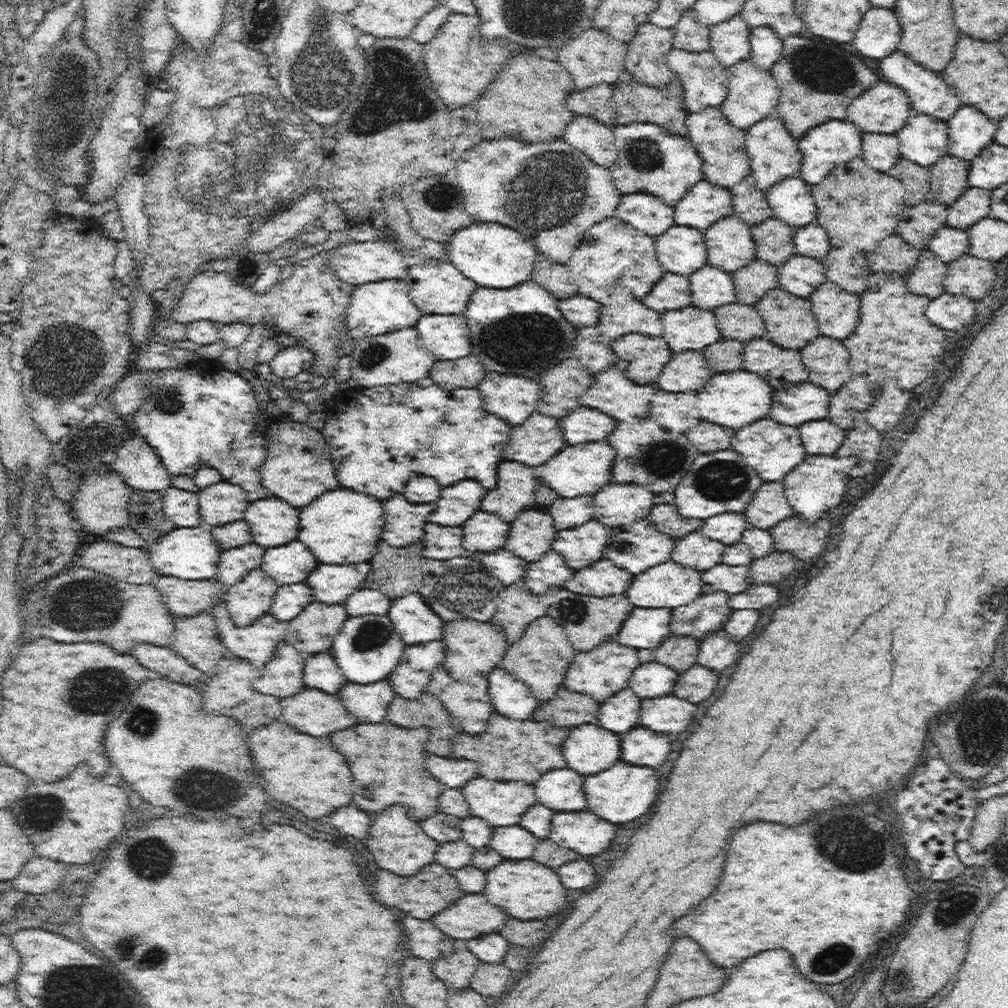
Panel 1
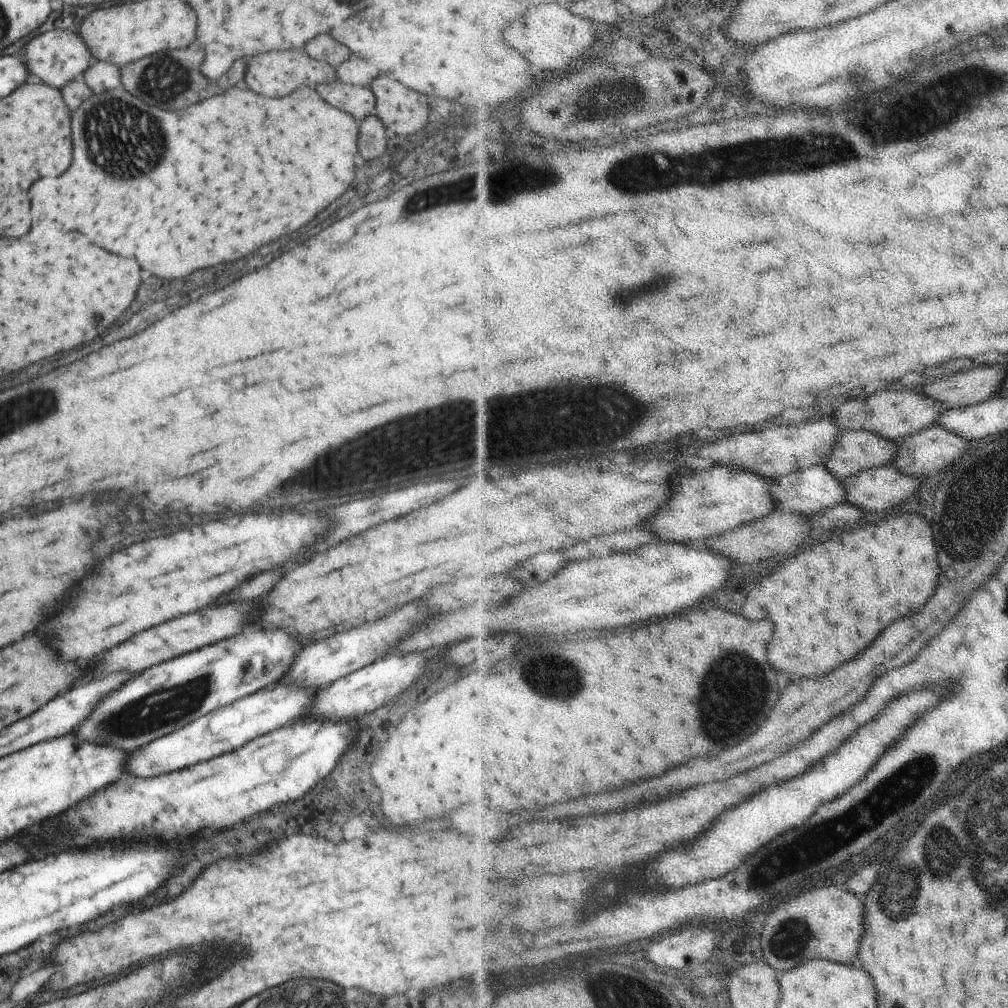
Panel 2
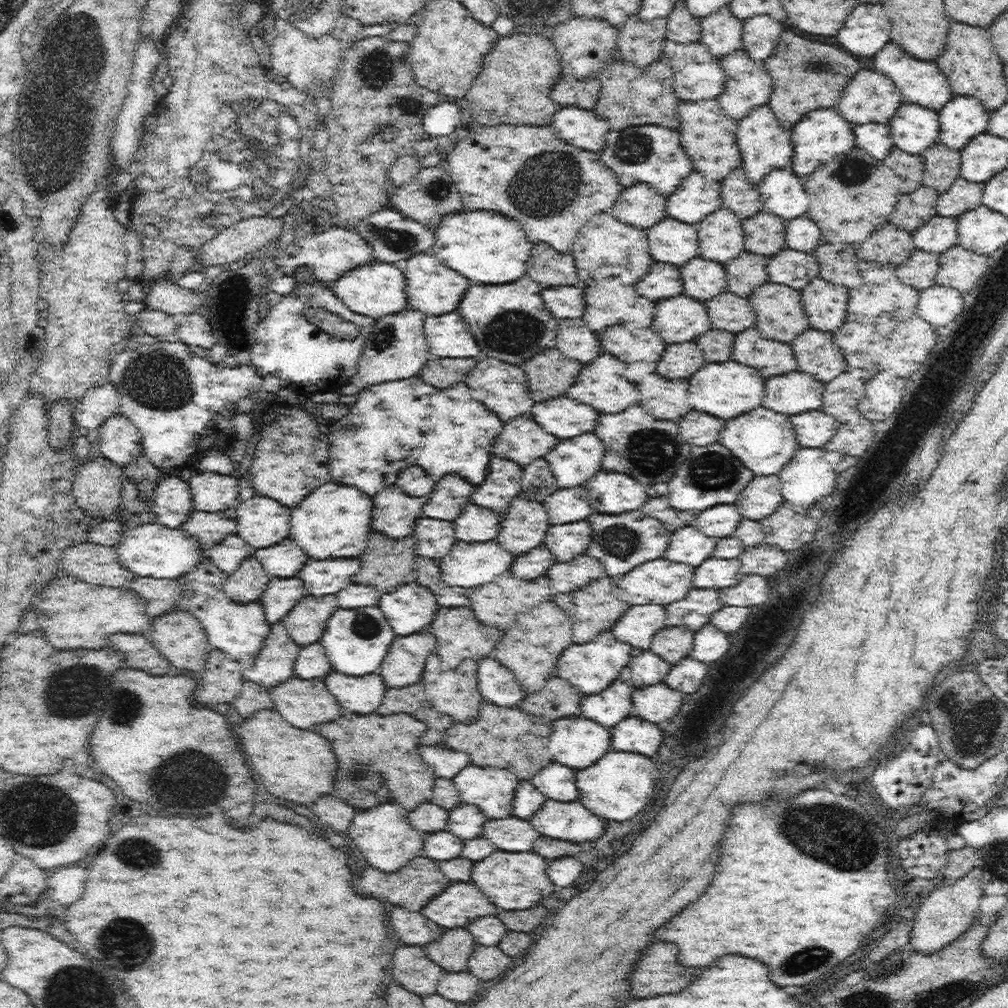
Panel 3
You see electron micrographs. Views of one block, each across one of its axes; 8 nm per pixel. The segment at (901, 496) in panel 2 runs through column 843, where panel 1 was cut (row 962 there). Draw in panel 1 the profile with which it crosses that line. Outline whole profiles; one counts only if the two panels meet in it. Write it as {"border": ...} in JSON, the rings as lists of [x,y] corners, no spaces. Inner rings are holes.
{"border":[[[482,962],[472,976],[470,988],[486,998],[502,996],[510,982],[510,970],[503,964],[488,964]]]}

